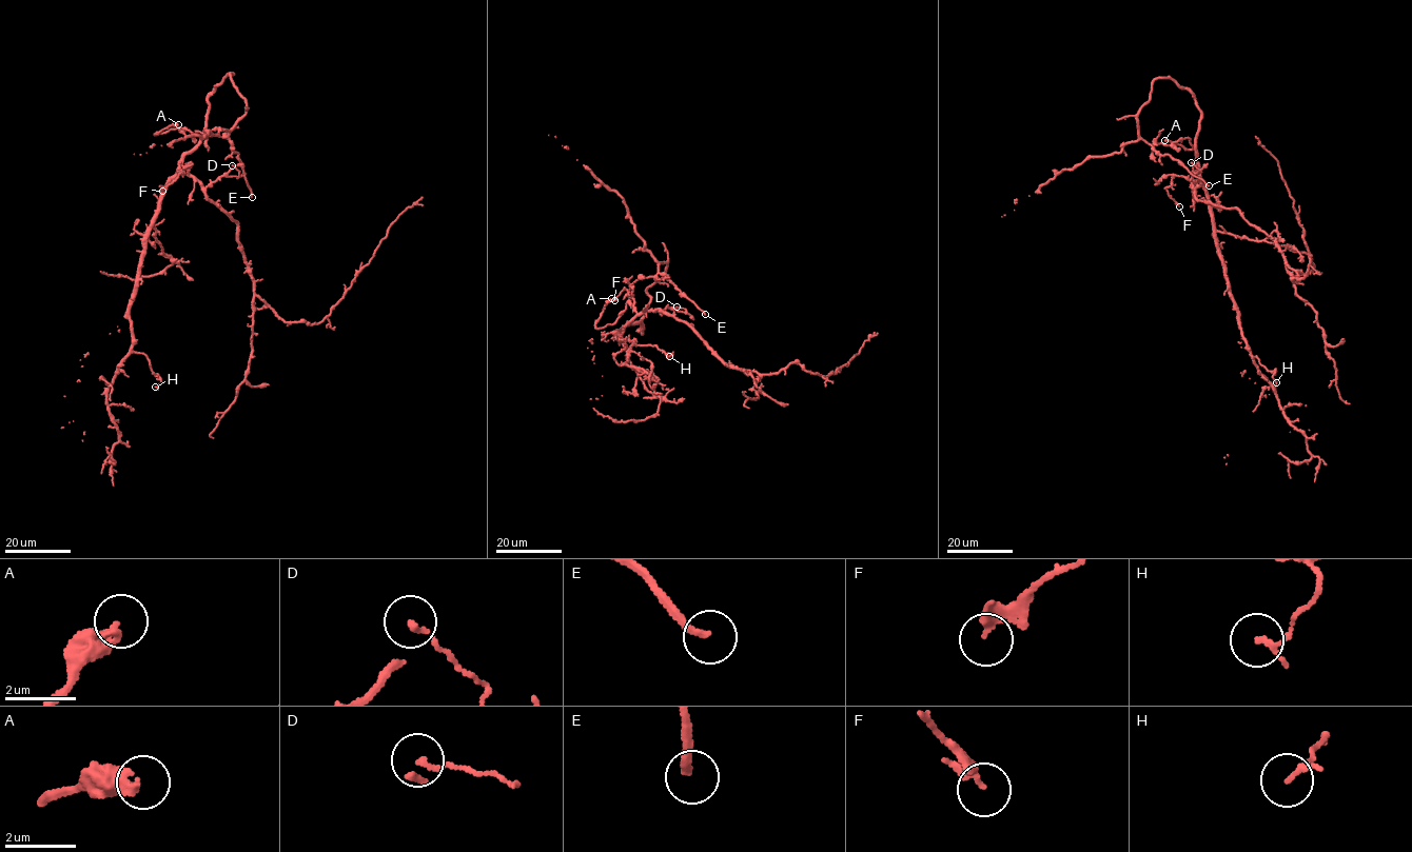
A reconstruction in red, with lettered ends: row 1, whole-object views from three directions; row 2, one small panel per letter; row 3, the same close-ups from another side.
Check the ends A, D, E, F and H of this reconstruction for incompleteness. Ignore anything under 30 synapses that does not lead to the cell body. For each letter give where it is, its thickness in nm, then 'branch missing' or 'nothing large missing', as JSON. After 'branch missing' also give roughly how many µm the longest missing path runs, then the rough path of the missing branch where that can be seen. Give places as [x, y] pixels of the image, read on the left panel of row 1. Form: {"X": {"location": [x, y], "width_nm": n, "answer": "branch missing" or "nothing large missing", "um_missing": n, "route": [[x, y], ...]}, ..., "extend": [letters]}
{"A": {"location": [178, 124], "width_nm": 320, "answer": "nothing large missing"}, "D": {"location": [232, 165], "width_nm": 100, "answer": "nothing large missing"}, "E": {"location": [252, 197], "width_nm": 200, "answer": "branch missing", "um_missing": 40, "route": [[252, 197], [254, 212], [266, 231], [271, 262], [280, 286]]}, "F": {"location": [162, 191], "width_nm": 190, "answer": "nothing large missing"}, "H": {"location": [155, 387], "width_nm": 140, "answer": "nothing large missing"}, "extend": ["E"]}

